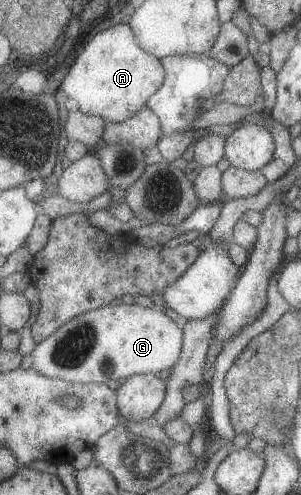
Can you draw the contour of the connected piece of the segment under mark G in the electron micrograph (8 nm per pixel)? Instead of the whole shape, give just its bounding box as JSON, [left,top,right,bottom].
[32,303,185,383]

